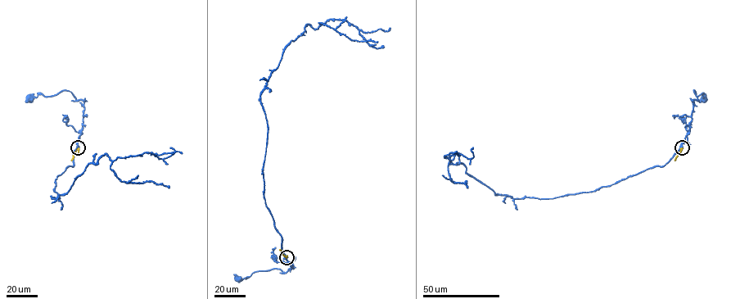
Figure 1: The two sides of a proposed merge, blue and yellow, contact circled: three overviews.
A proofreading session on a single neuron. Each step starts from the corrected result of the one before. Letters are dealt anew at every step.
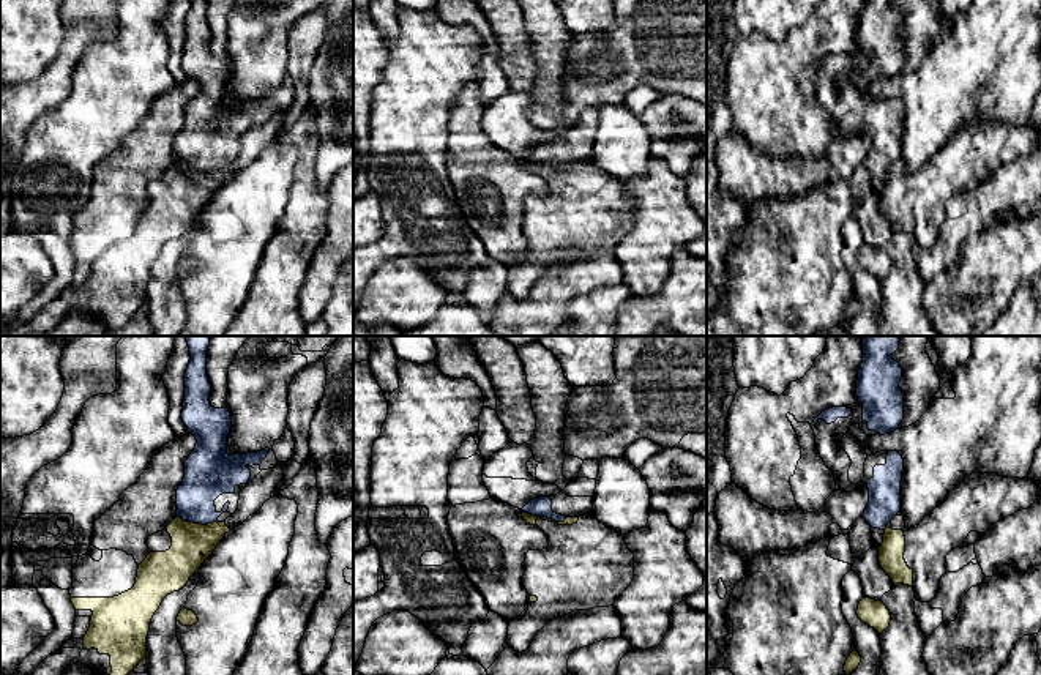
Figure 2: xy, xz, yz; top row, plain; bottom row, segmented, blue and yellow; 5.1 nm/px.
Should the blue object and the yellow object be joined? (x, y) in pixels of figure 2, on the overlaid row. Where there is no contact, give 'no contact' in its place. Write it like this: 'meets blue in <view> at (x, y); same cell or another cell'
meets blue in xz at (544, 516); another cell

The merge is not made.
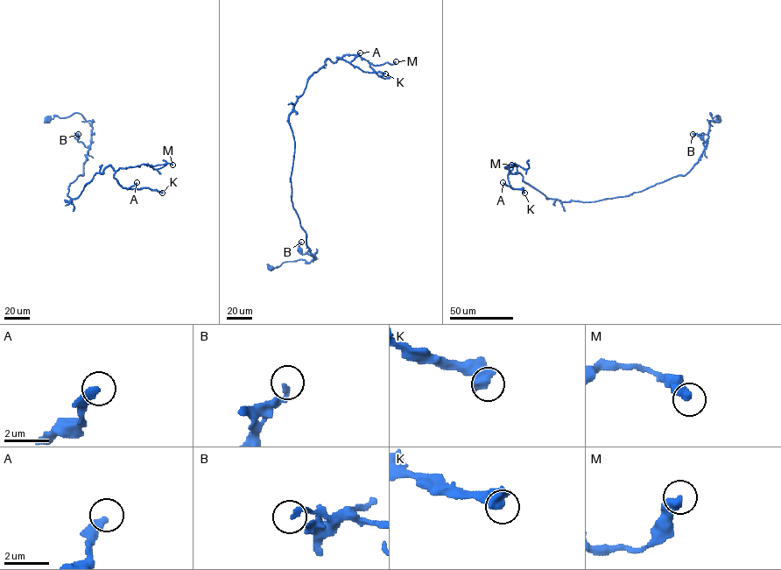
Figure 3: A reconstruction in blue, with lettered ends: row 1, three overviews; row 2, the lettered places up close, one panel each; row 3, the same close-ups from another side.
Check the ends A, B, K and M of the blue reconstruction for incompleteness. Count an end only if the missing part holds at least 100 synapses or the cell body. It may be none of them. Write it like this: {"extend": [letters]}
{"extend": ["K"]}

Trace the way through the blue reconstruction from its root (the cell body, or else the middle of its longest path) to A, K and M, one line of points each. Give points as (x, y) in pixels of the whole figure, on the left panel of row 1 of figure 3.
A: (48, 120), (79, 113), (92, 123), (83, 175), (66, 201), (109, 165), (123, 187), (137, 182)
K: (48, 120), (79, 113), (92, 123), (83, 175), (66, 201), (109, 165), (123, 187), (162, 193)
M: (48, 120), (79, 113), (92, 123), (83, 175), (66, 201), (109, 165), (172, 165)

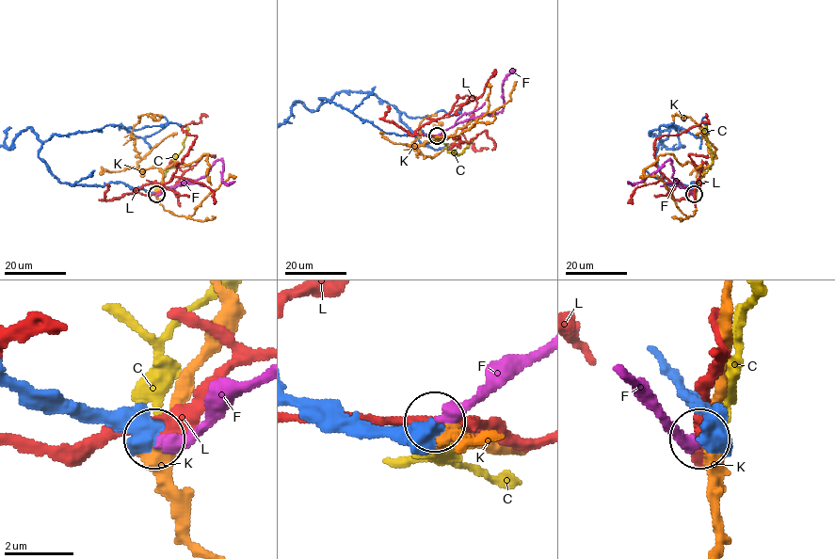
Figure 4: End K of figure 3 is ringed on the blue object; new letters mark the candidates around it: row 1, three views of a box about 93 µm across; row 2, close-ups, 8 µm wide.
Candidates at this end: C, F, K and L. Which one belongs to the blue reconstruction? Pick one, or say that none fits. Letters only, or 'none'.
F

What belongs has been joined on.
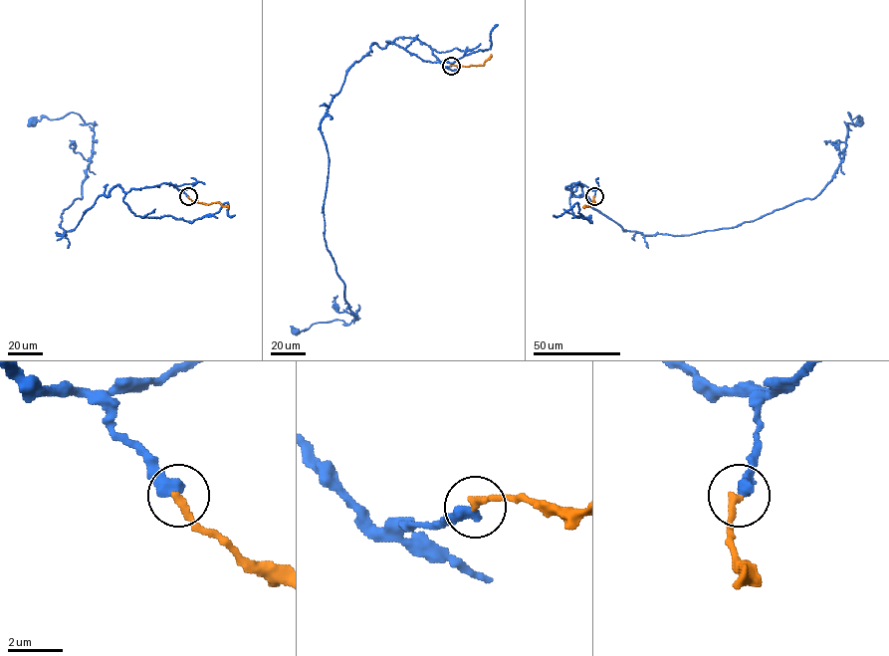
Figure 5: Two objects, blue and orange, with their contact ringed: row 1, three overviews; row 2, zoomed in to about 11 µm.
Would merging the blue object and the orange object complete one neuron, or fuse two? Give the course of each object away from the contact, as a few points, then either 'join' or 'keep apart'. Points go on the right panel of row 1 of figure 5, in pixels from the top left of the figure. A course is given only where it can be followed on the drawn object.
blue via (594, 196), (566, 187), (625, 231), (735, 227), (814, 198), (842, 160), (848, 112), (860, 122) | orange via (594, 196), (594, 204), (582, 207) | join

